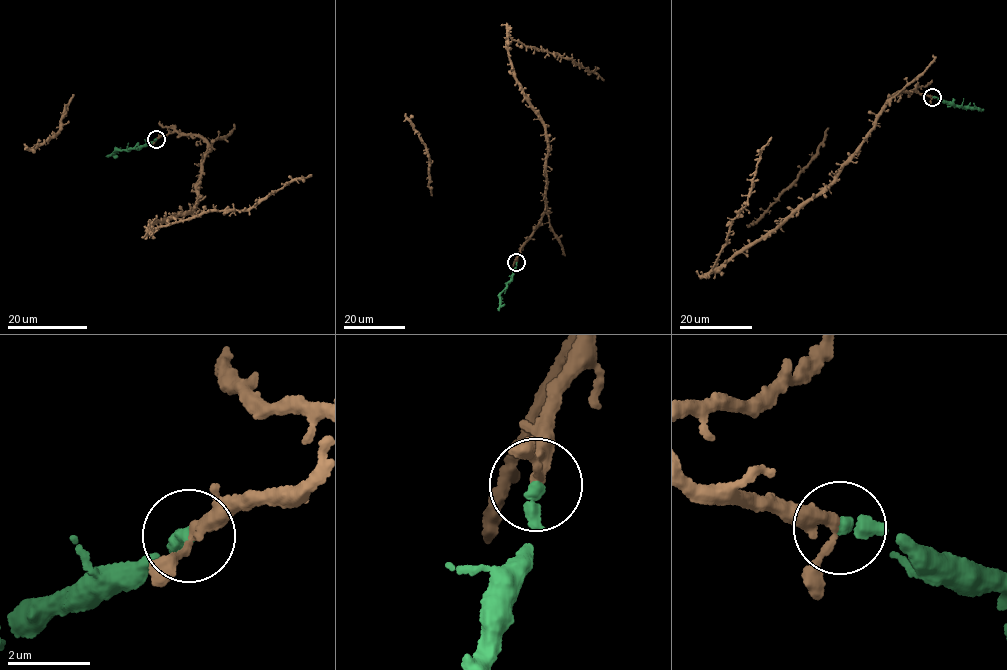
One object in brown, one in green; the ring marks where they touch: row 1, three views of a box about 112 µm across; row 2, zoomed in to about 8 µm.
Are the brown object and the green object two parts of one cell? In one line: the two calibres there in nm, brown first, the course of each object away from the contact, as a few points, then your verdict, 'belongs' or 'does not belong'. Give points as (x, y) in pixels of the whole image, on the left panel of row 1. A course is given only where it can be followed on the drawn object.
280 nm thick on the brown side, 240 nm on the other; brown runs (156, 139), (171, 131), (199, 136), (207, 150), (198, 202), (151, 230), (209, 211), (248, 211), (311, 173); green runs (156, 139), (129, 150), (117, 149), (106, 156); belongs

